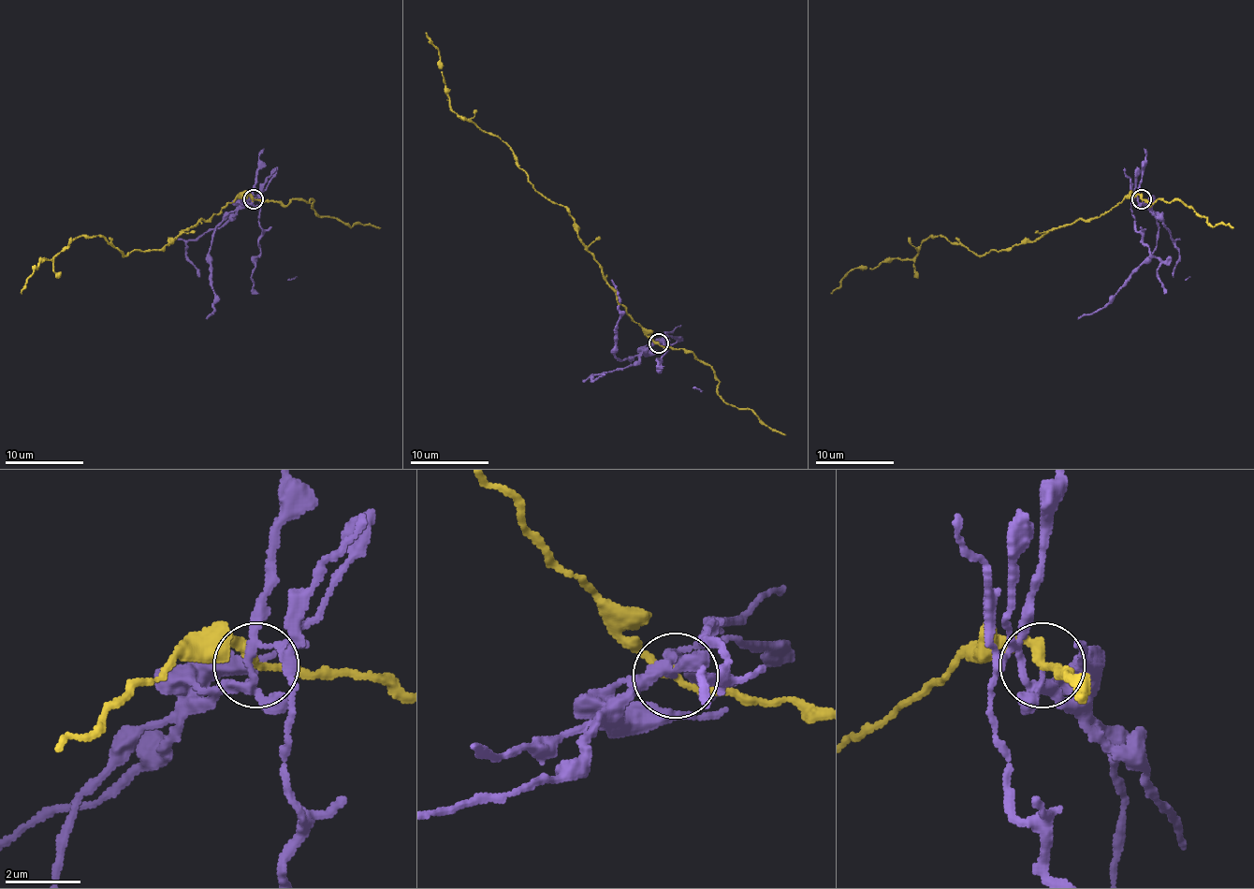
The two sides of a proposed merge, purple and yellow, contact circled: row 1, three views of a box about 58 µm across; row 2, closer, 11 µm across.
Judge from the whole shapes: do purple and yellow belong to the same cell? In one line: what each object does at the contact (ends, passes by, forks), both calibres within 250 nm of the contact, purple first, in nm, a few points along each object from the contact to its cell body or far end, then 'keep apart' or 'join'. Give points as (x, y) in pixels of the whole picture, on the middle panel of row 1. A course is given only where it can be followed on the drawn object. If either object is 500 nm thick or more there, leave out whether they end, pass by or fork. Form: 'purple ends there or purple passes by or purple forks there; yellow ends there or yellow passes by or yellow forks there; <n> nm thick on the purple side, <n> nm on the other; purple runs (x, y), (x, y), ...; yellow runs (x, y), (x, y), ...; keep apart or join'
purple forks there; yellow passes by; 180 nm thick on the purple side, 240 nm on the other; purple runs (659, 342), (621, 360), (615, 357), (619, 296), (611, 280); yellow runs (659, 342), (618, 299), (564, 208), (539, 192), (498, 137), (450, 108), (441, 56), (425, 33); keep apart

